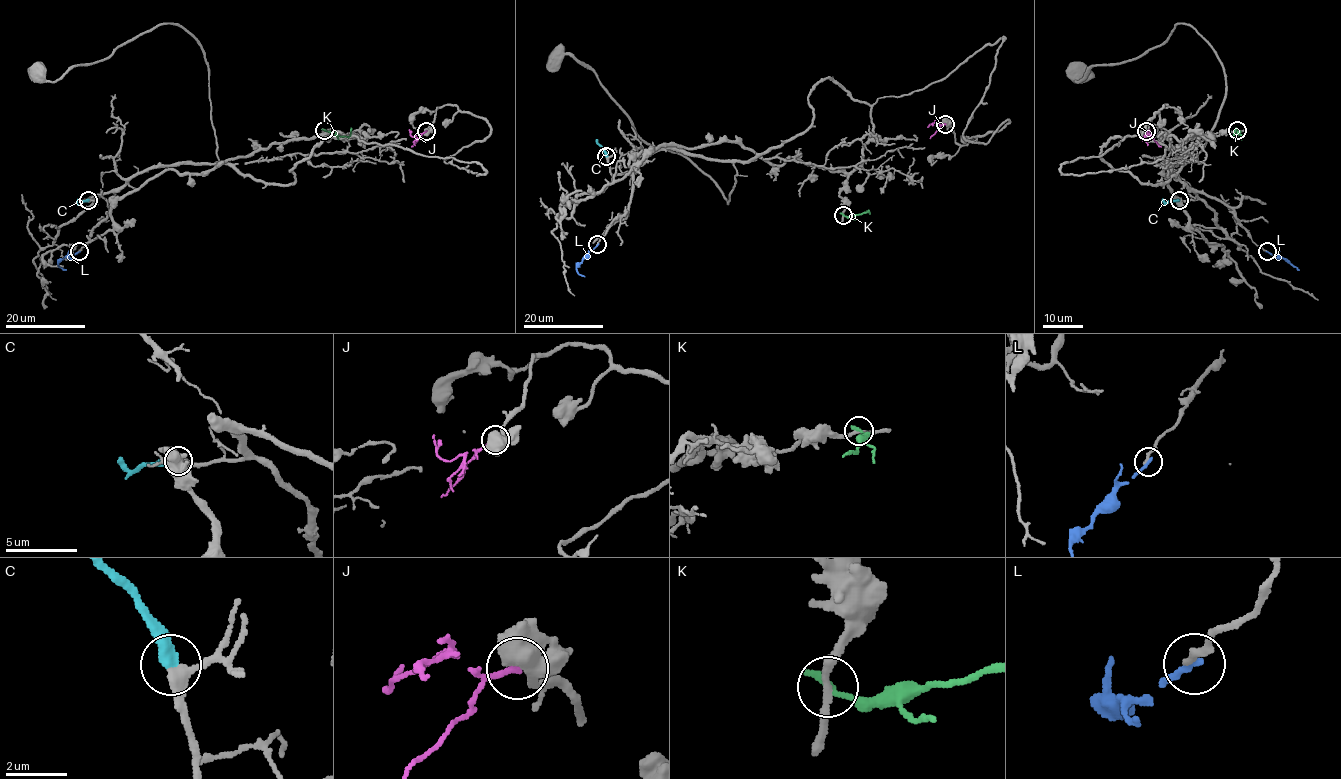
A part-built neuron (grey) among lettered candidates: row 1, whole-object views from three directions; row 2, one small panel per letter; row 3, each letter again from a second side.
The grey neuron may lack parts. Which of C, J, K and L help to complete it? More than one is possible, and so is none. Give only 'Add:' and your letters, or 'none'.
Add: C

